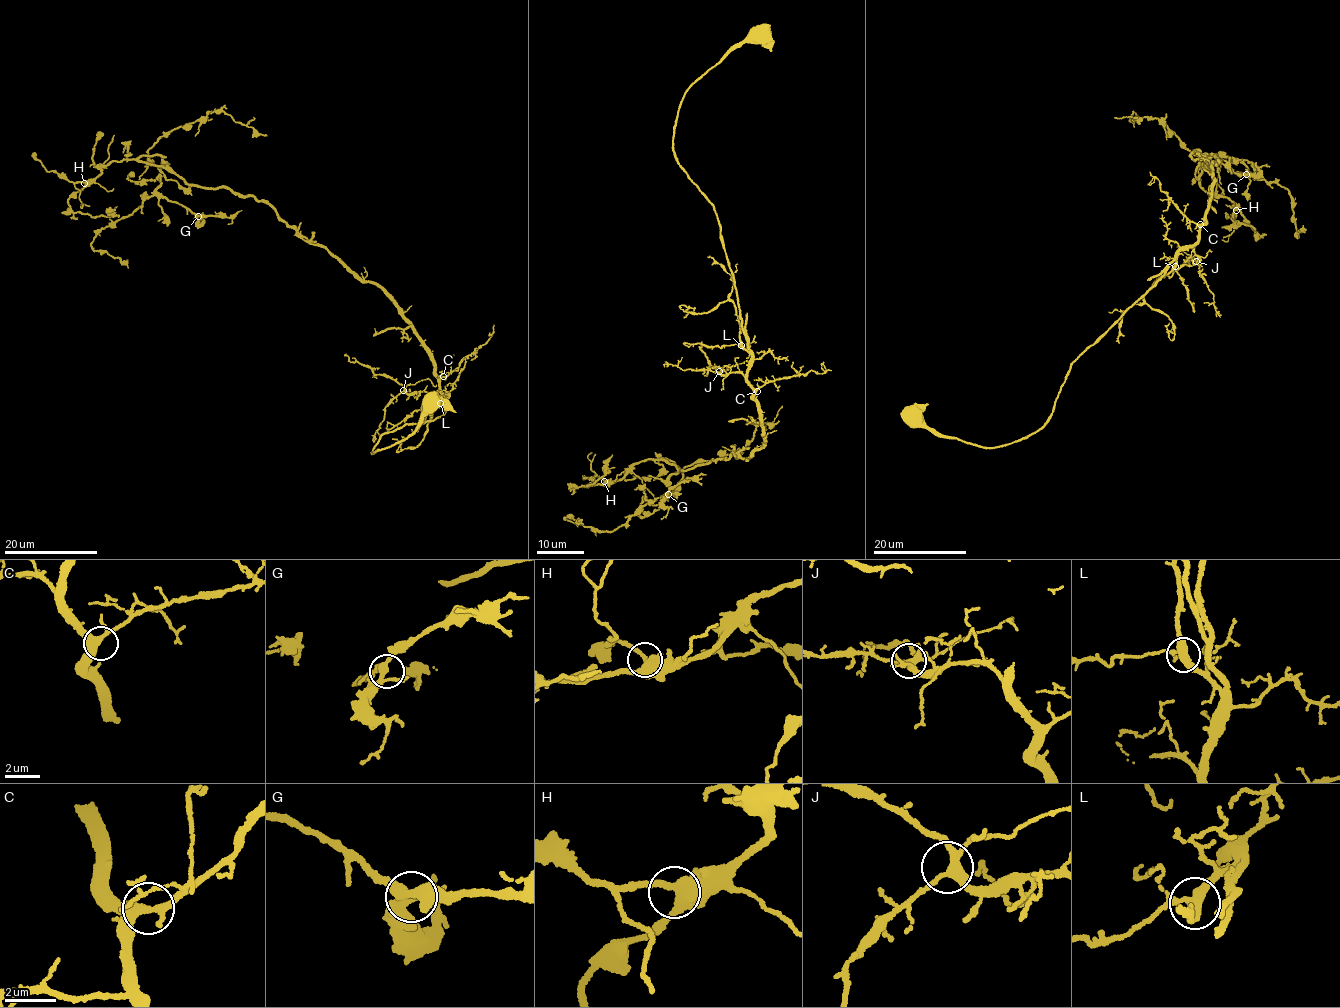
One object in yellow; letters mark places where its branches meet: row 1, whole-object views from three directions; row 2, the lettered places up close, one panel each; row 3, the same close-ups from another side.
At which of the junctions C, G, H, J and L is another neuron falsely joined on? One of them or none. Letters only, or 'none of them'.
none of them

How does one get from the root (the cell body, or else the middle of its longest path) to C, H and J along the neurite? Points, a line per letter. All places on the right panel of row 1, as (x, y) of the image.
C: (914, 417), (937, 435), (987, 448), (1035, 431), (1073, 362), (1198, 239), (1200, 224)
H: (914, 417), (987, 448), (1035, 431), (1073, 362), (1198, 239), (1219, 159), (1191, 155), (1236, 210)
J: (914, 417), (937, 435), (987, 448), (1035, 431), (1073, 362), (1179, 252), (1196, 244), (1196, 261)

